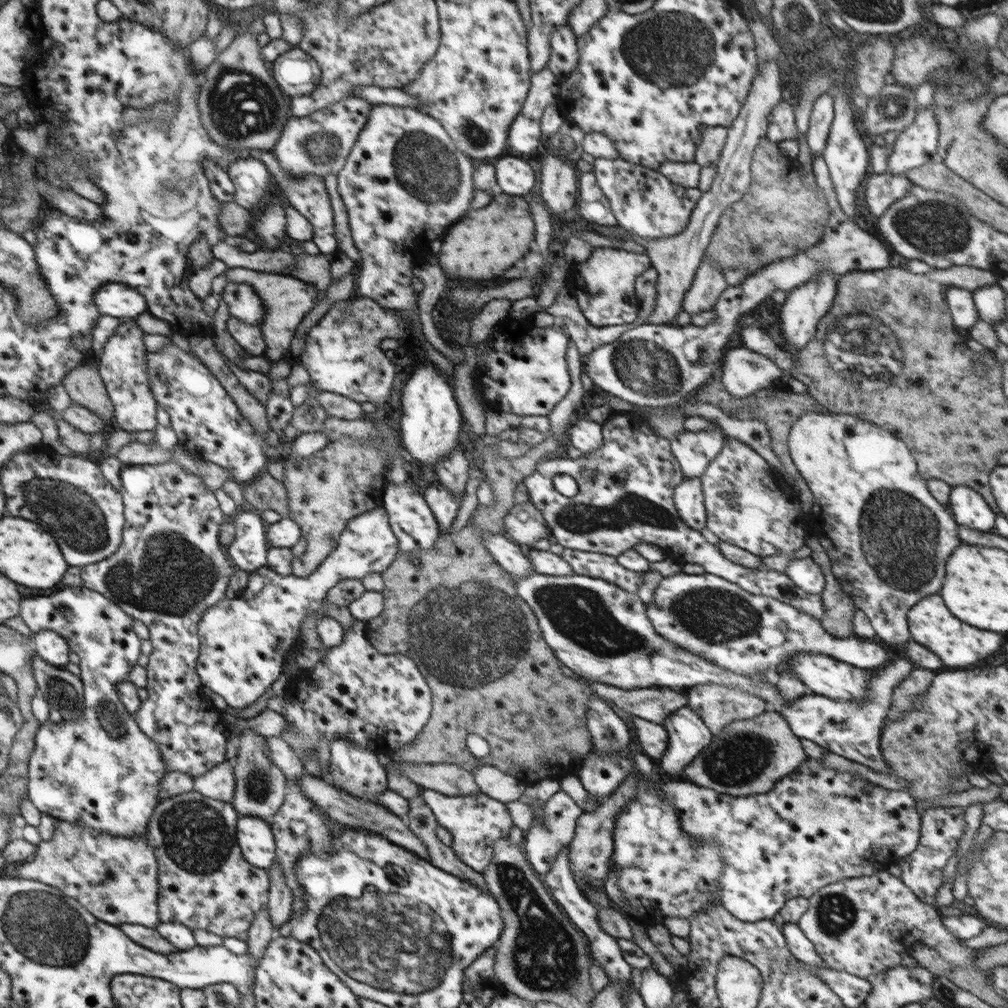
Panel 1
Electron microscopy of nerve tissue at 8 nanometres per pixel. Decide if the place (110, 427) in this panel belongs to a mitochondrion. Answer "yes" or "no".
no

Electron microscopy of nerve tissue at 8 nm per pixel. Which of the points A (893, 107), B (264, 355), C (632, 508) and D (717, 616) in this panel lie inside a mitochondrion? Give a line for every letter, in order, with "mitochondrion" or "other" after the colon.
A: mitochondrion
B: other
C: mitochondrion
D: mitochondrion

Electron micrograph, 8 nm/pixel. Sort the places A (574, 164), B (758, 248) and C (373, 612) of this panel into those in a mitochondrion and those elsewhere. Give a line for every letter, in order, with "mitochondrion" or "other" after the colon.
A: other
B: mitochondrion
C: other

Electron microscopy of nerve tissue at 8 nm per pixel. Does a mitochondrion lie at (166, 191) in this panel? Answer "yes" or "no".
yes

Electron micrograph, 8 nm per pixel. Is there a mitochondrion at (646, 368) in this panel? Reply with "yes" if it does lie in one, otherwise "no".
yes

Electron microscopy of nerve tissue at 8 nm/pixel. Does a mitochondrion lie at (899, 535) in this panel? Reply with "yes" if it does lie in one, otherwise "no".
yes

